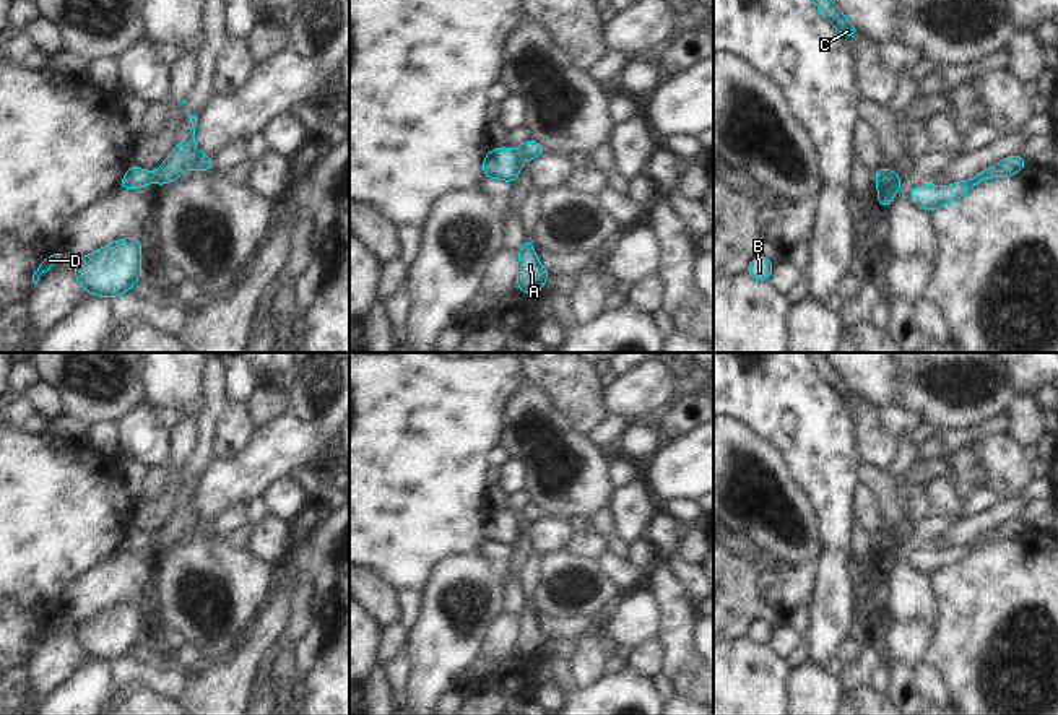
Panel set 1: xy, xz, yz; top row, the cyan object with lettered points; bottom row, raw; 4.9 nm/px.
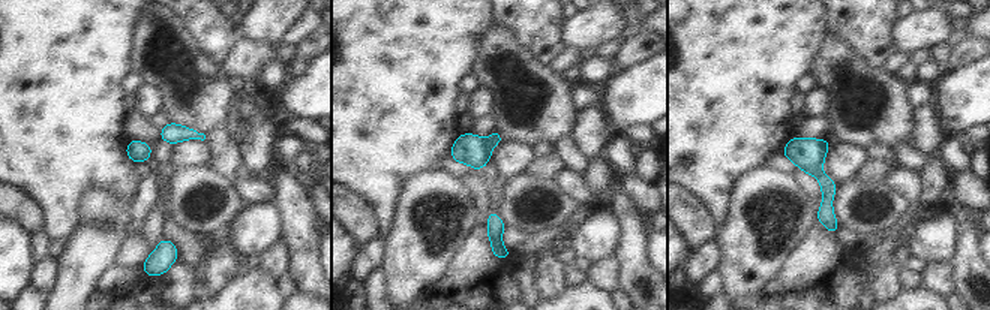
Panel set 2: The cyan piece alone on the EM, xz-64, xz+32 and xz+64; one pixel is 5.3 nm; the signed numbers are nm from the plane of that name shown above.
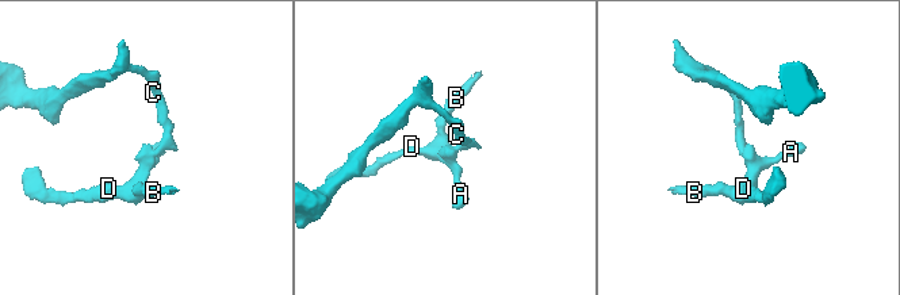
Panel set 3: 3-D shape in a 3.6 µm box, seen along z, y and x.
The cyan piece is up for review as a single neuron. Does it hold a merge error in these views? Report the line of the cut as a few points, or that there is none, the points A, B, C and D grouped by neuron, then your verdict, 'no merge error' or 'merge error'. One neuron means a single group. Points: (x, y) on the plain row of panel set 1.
xz (517, 514), (525, 524) | A B D / C | merge error

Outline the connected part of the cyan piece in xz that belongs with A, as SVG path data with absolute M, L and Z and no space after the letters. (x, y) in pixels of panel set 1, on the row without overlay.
M525 601L523 611L518 616L518 637L517 647L523 656L538 658L541 648L549 644L549 637L540 629L538 621L533 616L533 608Z

